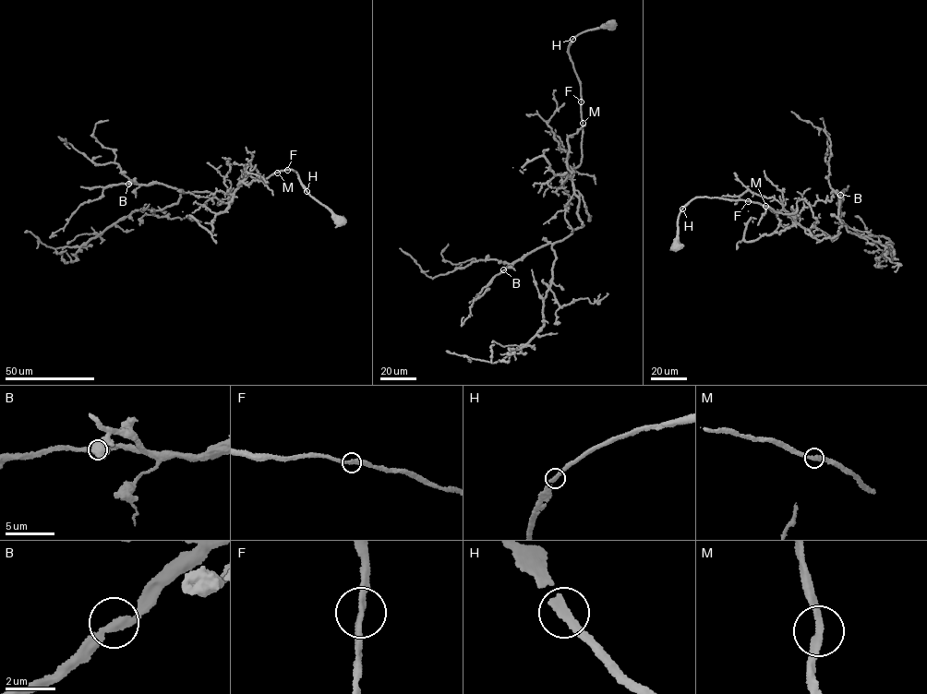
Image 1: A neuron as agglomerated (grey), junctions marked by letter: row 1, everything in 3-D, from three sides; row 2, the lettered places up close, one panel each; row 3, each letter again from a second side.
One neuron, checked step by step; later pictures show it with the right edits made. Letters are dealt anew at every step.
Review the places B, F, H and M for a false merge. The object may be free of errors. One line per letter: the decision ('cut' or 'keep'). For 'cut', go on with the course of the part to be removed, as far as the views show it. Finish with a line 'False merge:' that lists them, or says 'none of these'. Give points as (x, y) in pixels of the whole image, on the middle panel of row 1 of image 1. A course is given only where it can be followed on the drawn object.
B: keep
F: keep
H: keep
M: keep
False merge: none of these

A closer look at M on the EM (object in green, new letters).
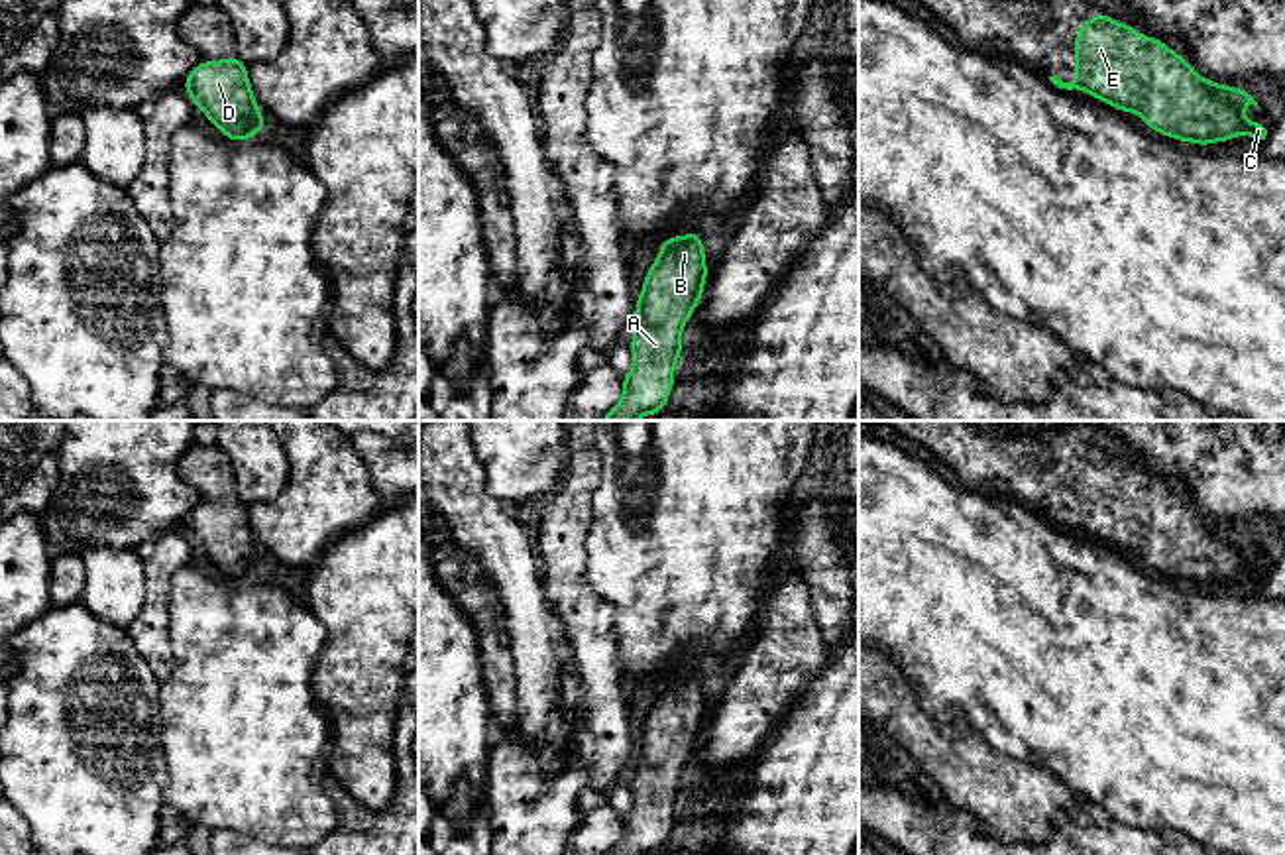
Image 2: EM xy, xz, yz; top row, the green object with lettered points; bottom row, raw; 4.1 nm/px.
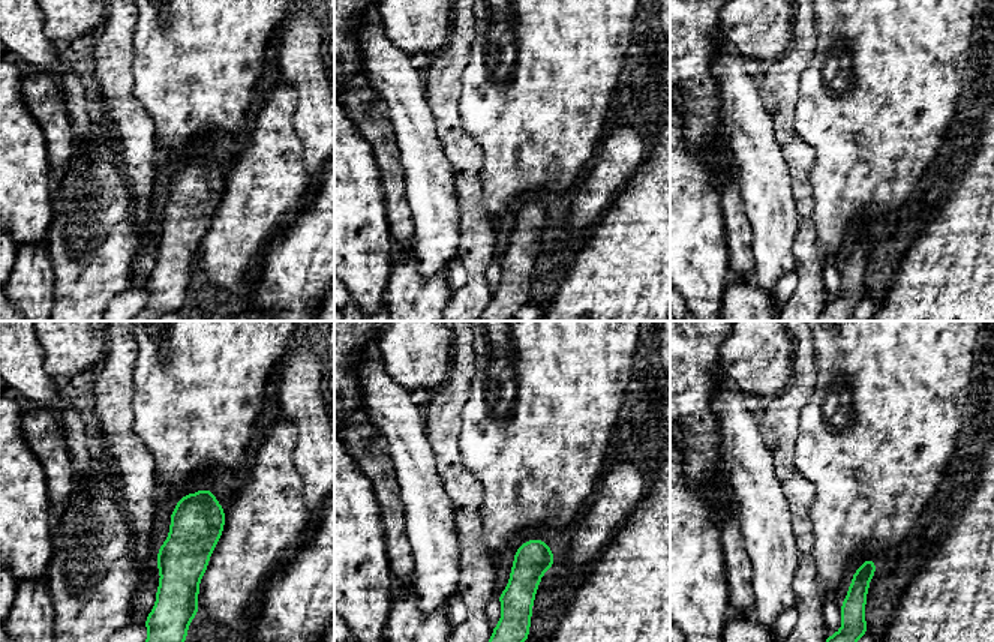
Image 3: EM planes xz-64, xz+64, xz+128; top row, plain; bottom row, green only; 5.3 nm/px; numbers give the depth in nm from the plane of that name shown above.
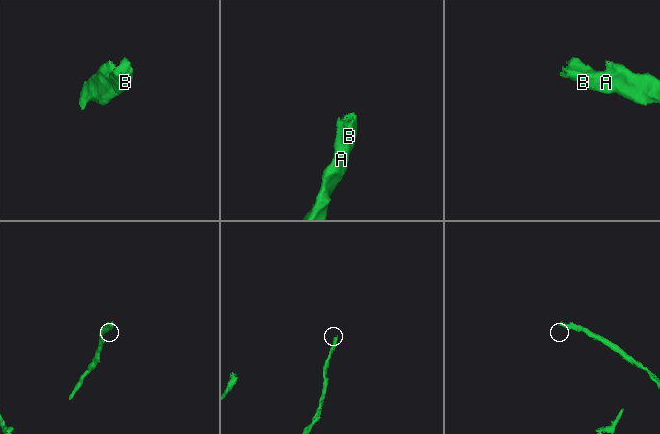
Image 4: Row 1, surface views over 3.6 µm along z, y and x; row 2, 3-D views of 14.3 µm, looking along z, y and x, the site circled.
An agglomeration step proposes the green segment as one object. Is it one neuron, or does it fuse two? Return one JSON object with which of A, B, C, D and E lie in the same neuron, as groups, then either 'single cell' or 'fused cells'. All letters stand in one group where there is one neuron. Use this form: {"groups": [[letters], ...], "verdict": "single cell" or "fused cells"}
{"groups": [["A", "B", "C", "D", "E"]], "verdict": "single cell"}

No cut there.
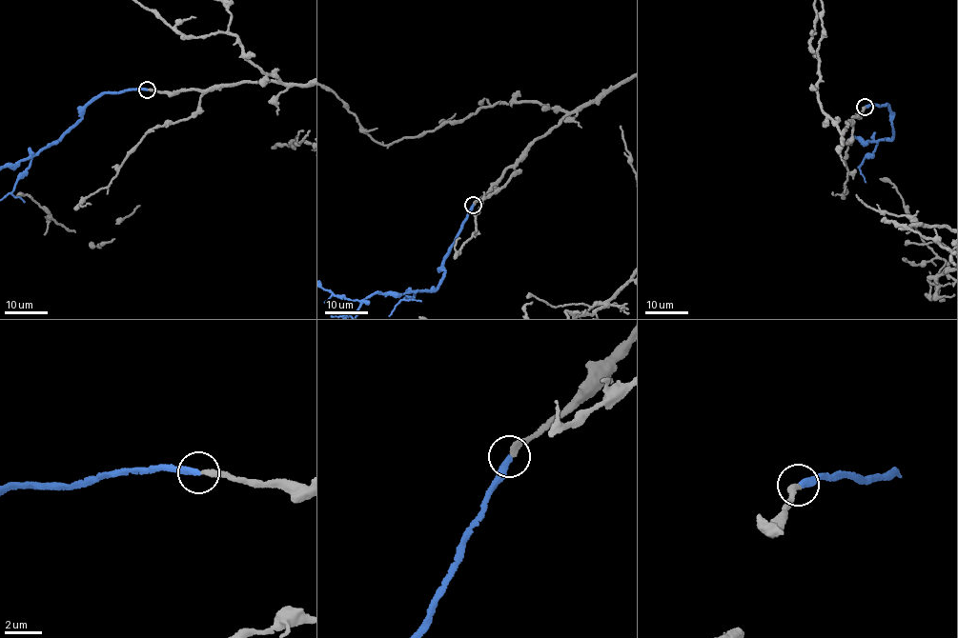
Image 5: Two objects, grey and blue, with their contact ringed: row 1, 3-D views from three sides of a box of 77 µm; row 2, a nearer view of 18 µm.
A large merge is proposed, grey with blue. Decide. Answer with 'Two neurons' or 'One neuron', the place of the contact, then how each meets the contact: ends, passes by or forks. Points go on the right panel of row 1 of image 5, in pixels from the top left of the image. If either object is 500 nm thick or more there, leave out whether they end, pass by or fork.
One neuron. Place: (865, 107). At the ring grey ends. At the ring blue ends

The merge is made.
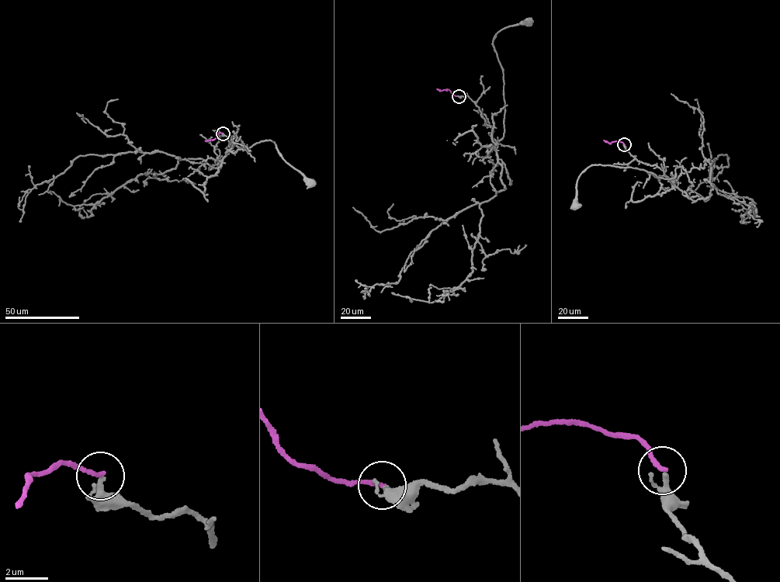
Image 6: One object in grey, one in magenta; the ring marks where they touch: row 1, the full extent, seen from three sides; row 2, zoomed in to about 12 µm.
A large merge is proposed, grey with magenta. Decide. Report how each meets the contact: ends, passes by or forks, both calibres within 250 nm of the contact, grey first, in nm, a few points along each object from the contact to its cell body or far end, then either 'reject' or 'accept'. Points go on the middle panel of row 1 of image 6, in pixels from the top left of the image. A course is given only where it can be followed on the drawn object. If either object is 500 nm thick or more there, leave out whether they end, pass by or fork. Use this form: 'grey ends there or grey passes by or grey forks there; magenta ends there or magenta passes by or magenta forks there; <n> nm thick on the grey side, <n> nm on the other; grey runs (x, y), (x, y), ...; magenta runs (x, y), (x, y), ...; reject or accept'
grey passes by; magenta ends there; 190 nm thick on the grey side, 200 nm on the other; grey runs (459, 96), (479, 108), (493, 142), (502, 137), (503, 69), (493, 43), (497, 32), (527, 22); magenta runs (459, 96), (452, 95), (448, 89), (437, 89); reject

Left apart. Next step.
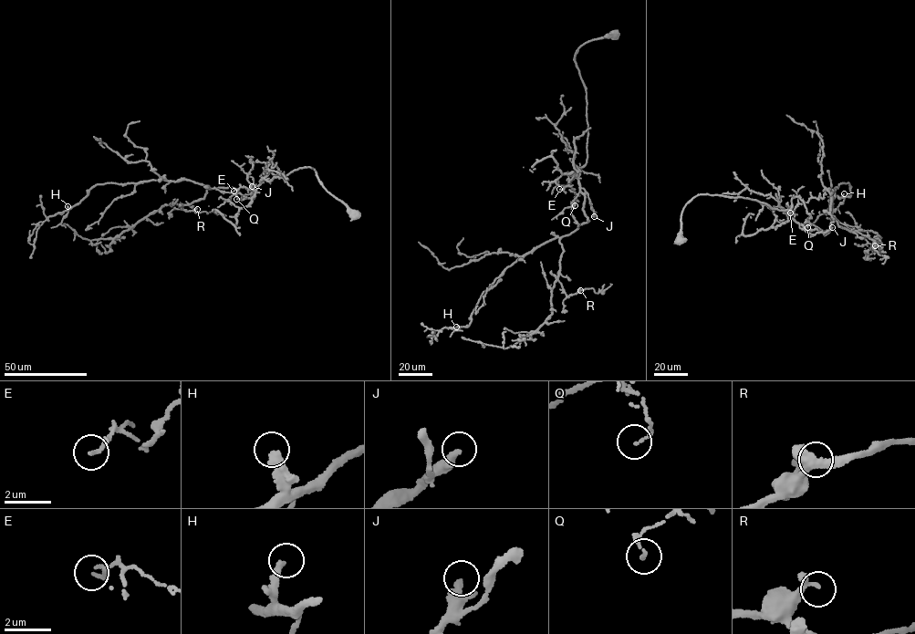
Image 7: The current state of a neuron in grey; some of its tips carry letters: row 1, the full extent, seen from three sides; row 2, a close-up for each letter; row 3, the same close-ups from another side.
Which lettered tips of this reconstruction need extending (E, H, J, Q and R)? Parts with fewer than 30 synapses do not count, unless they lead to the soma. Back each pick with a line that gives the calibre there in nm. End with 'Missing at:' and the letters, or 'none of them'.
J: 240 nm thick
Missing at: J

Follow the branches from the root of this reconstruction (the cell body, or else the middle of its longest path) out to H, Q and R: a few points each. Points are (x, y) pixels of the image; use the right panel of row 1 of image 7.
H: (680, 239), (683, 209), (700, 194), (791, 205), (792, 218), (824, 234), (831, 190), (847, 182), (844, 193)
Q: (680, 239), (683, 209), (701, 194), (748, 198), (779, 210), (791, 205), (789, 215), (807, 227)
R: (680, 239), (686, 204), (708, 194), (791, 205), (792, 218), (824, 234), (833, 215), (875, 245)

